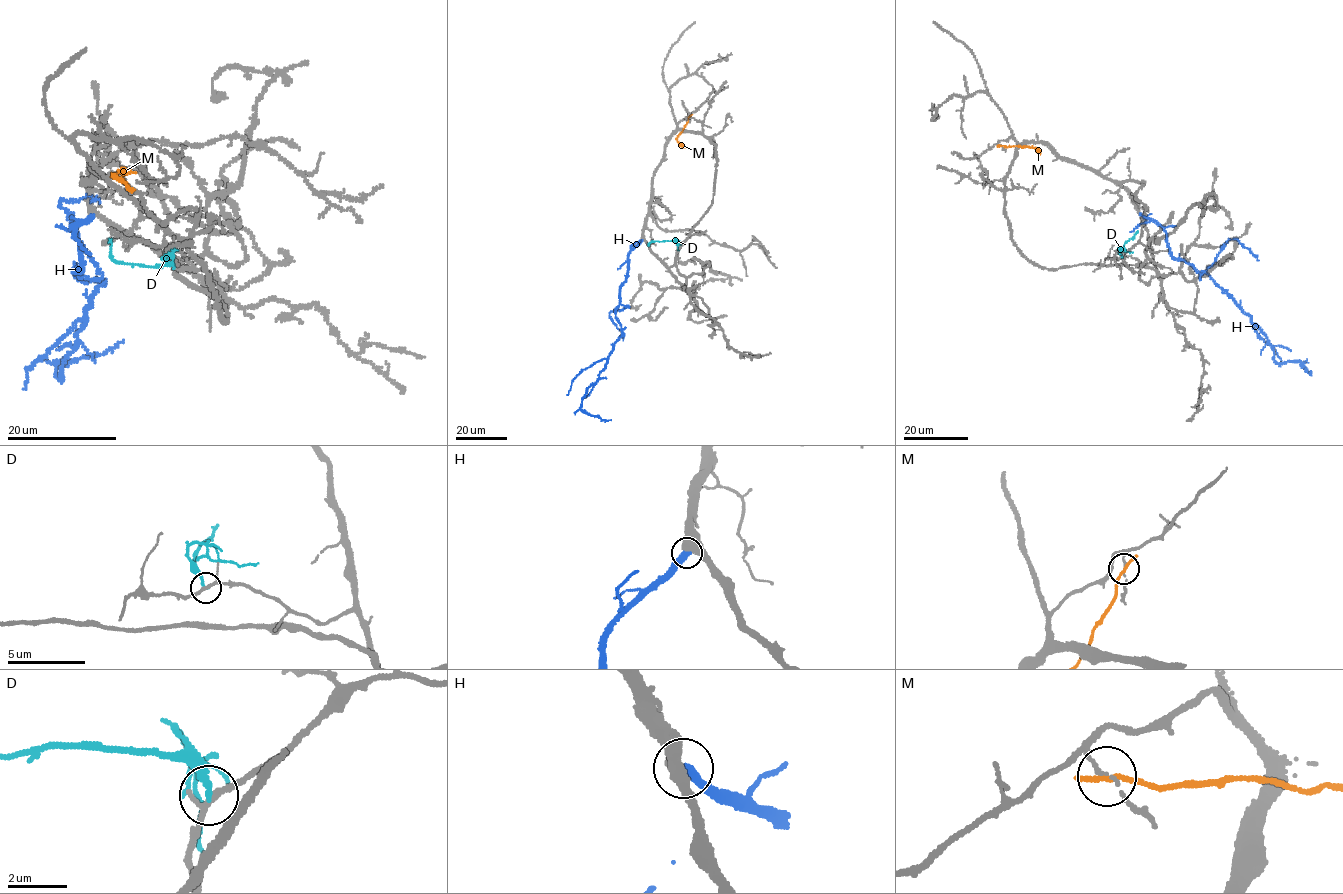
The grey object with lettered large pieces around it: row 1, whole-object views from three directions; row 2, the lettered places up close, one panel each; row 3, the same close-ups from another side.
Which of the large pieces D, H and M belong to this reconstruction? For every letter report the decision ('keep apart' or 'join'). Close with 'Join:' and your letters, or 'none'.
D: keep apart
H: join
M: keep apart
Join: H

